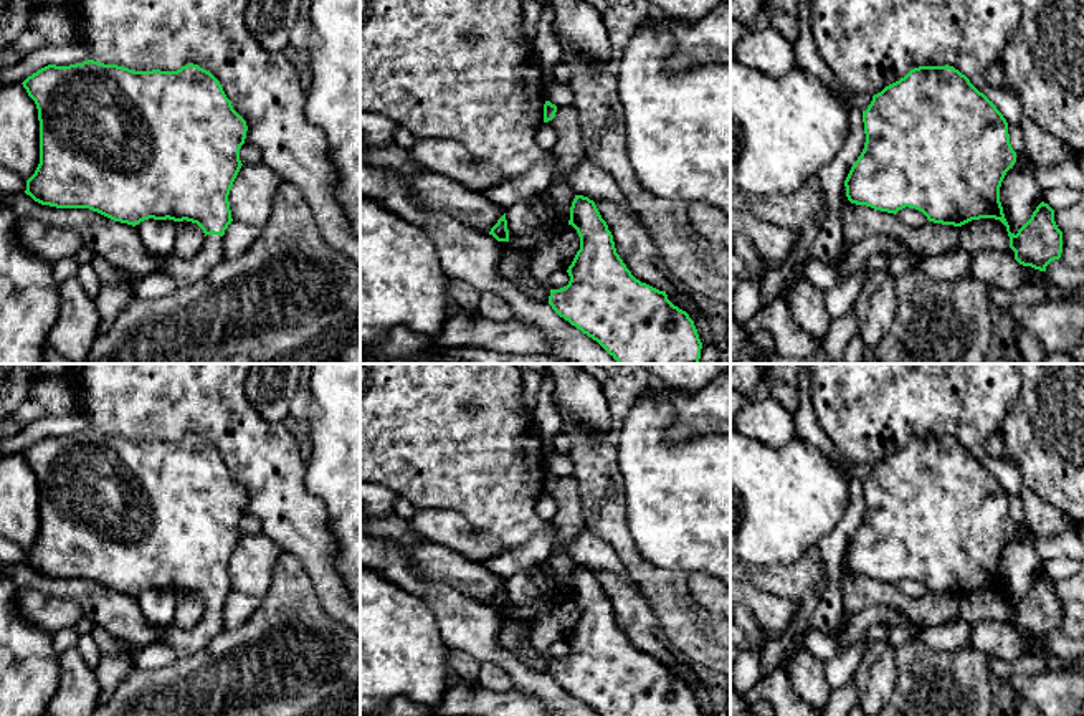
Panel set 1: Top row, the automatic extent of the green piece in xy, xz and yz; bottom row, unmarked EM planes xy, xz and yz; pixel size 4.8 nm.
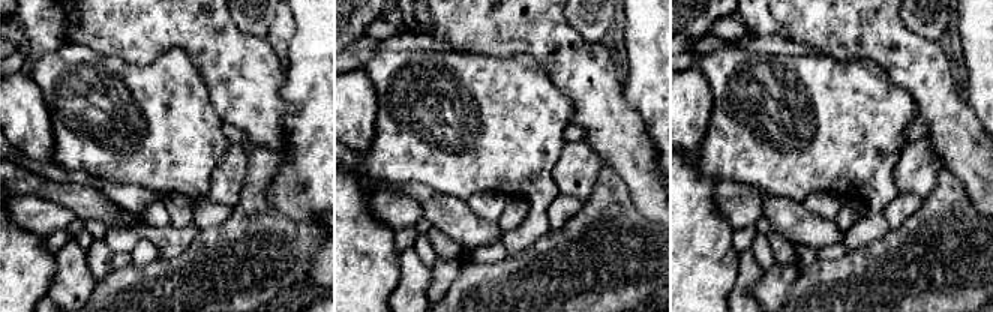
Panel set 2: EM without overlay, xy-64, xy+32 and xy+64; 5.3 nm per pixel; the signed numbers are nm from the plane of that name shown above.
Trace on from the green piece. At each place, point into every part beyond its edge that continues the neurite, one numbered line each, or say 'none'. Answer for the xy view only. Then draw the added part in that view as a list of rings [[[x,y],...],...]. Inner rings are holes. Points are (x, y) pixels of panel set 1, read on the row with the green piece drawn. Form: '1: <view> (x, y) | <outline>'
1: xy (185, 273) | [[[212,233],[207,235],[202,250],[193,258],[165,256],[162,273],[172,276],[178,288],[188,288],[208,276],[223,260],[223,236]]]

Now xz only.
1: xz (708, 331) | [[[699,316],[694,319],[694,326],[697,329],[702,344],[719,346],[719,341],[722,339],[722,332],[719,331],[719,326],[716,322],[711,322],[704,316]]]

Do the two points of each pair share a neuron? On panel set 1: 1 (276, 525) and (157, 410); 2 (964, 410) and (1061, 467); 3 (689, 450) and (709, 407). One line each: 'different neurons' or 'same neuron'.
1: same neuron
2: different neurons
3: different neurons

